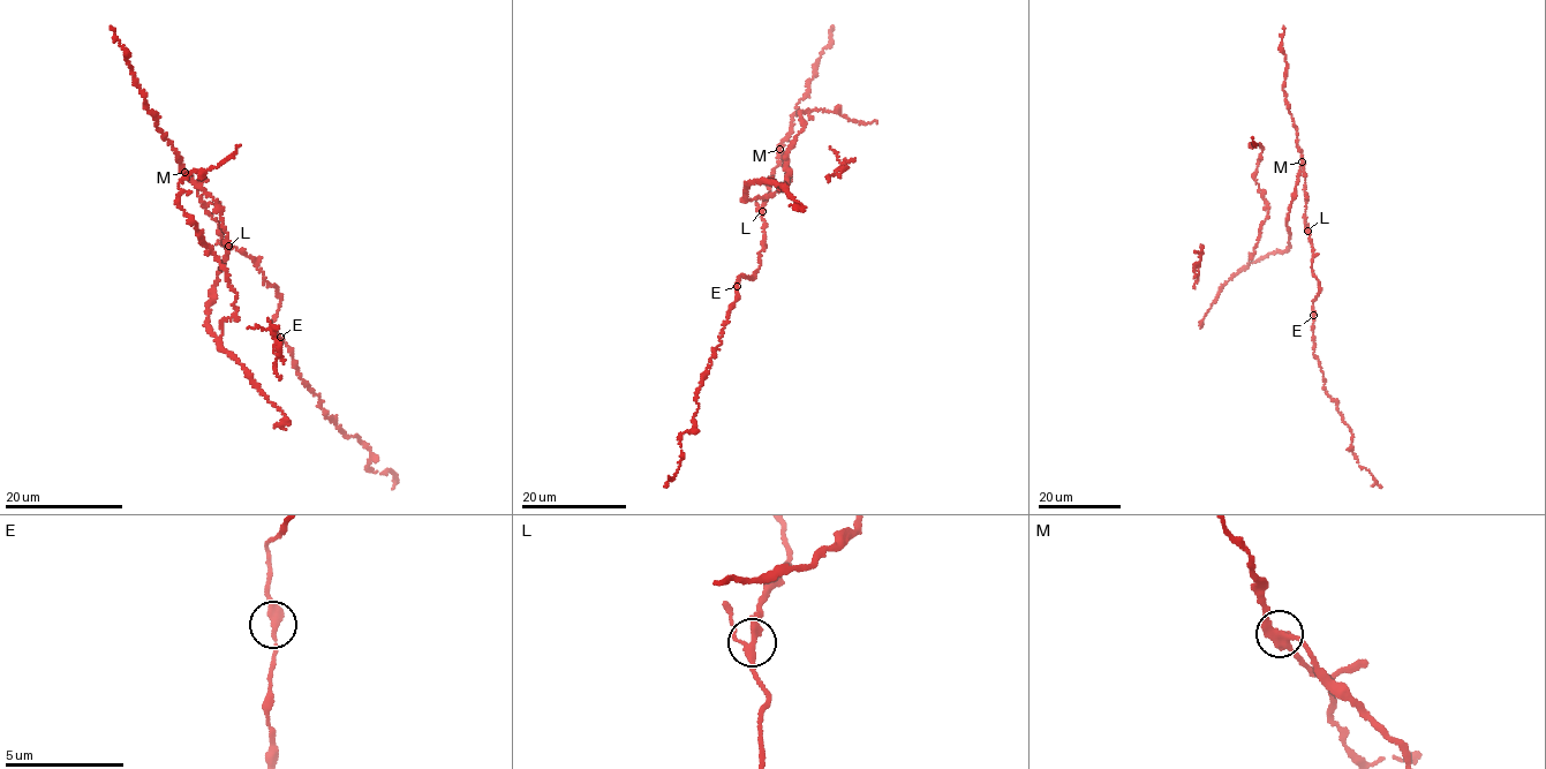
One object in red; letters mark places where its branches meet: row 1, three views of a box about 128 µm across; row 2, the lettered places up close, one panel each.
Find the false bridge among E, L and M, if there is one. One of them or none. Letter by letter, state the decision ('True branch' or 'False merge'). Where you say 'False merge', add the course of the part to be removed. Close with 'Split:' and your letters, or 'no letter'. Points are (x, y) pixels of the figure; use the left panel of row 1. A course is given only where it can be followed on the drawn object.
E: True branch
L: True branch
M: False merge. Course of the part to remove: (185, 173), (216, 202), (227, 235), (208, 306), (218, 339), (238, 295), (179, 205), (179, 186), (240, 144)
Split: M

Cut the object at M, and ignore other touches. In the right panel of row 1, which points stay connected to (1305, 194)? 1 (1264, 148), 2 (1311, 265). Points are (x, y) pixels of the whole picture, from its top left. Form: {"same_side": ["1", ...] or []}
{"same_side": ["2"]}

